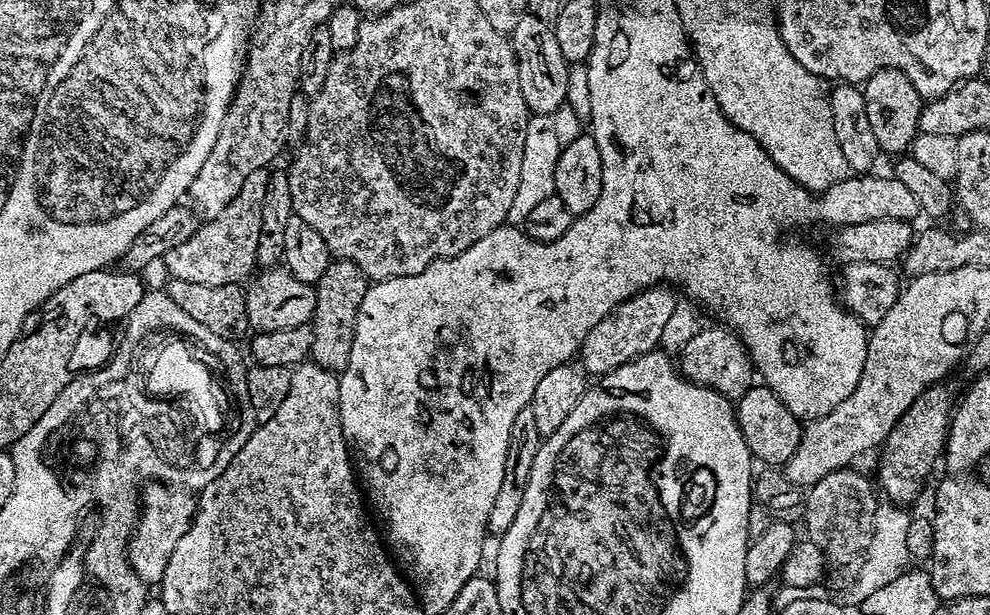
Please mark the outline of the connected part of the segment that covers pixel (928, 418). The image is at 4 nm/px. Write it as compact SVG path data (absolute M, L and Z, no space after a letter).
M937 382L931 388L925 388L924 394L919 396L912 405L907 408L902 416L898 418L893 425L887 437L884 439L882 447L879 449L880 465L876 468L875 483L878 485L879 491L885 492L887 499L897 506L908 506L908 503L915 498L920 492L920 487L924 484L924 479L932 472L936 460L941 459L945 443L948 438L948 425L950 417L954 411L954 396L952 400L952 392L948 388L943 388L943 383Z

